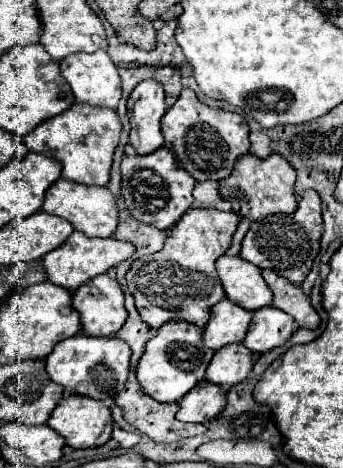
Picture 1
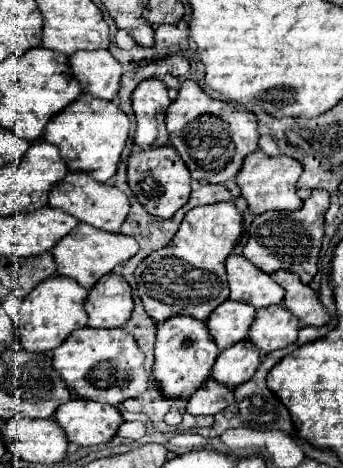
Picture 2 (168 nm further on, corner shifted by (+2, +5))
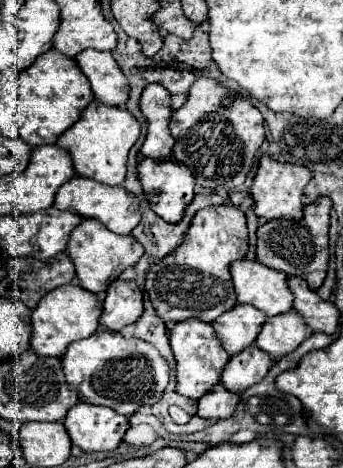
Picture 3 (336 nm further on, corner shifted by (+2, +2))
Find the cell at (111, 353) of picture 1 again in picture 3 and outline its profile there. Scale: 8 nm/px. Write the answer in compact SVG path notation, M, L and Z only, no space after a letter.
M97 331L87 339L71 343L61 359L69 387L91 405L107 405L123 415L133 415L141 405L153 405L163 397L169 381L169 363L147 341L123 337L115 331Z

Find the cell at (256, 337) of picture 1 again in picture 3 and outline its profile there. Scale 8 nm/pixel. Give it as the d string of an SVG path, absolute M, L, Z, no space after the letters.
M287 311L267 319L255 345L275 357L283 357L295 351L305 339L307 339L307 327L303 317L297 311Z

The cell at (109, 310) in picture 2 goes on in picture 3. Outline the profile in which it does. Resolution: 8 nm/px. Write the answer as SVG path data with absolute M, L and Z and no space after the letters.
M121 281L109 285L107 297L103 301L101 327L109 331L121 331L123 327L135 323L143 313L143 293L135 281Z

